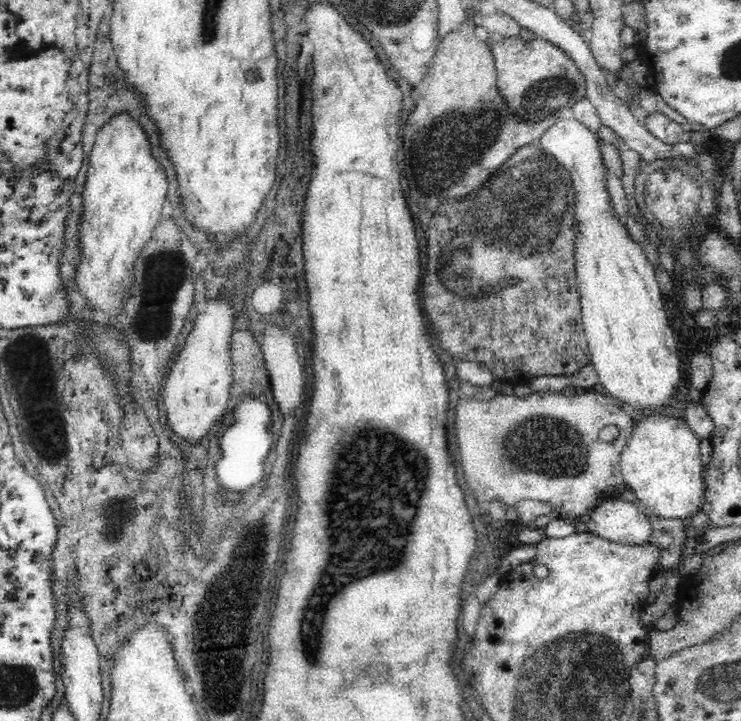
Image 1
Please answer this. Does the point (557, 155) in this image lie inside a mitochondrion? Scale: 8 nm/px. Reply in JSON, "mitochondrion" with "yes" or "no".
{"mitochondrion":"yes"}

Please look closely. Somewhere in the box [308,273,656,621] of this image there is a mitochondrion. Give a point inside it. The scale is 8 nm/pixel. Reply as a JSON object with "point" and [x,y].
{"point":[552,446]}

